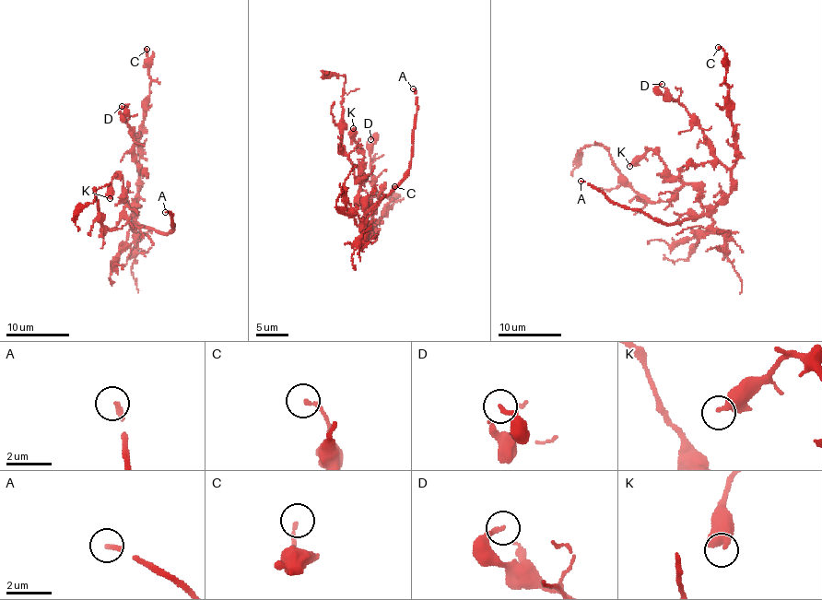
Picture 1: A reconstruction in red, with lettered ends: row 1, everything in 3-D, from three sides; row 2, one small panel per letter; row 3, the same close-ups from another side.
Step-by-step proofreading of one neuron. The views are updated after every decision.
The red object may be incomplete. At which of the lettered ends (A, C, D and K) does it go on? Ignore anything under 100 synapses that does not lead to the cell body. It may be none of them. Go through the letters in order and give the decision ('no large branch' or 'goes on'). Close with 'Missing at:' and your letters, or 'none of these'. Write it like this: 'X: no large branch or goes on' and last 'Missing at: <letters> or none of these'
A: goes on
C: no large branch
D: no large branch
K: no large branch
Missing at: A

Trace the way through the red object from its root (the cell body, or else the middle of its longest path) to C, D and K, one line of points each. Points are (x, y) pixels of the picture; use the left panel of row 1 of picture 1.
C: (131, 204), (132, 214), (135, 215), (139, 132), (144, 121), (144, 101), (149, 95), (151, 82), (146, 49)
D: (131, 204), (132, 214), (135, 215), (140, 170), (135, 160), (133, 130), (124, 120), (125, 110), (122, 106)
K: (131, 204), (123, 197), (123, 180), (115, 176), (111, 181), (110, 198)

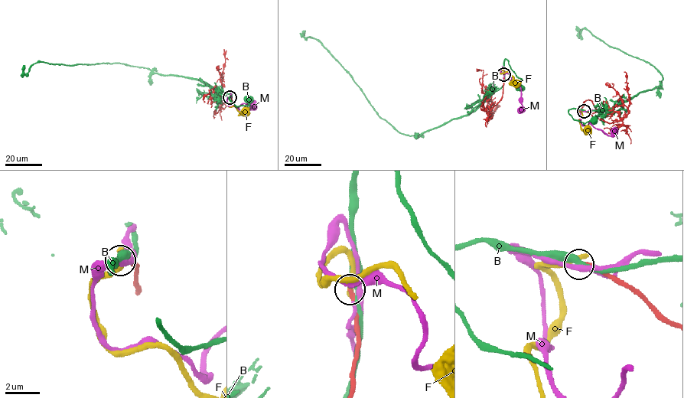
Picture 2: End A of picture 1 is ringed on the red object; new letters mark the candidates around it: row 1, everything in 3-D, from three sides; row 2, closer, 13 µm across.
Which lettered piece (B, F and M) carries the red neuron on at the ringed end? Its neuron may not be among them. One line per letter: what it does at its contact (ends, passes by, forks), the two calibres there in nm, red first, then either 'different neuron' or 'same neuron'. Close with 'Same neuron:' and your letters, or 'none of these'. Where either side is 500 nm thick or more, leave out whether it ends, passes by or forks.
B: it passes by; 200 nm thick on the red side, 280 nm on the other; different neuron
F: it ends there; 200 nm thick on the red side, 320 nm on the other; different neuron
M: it ends there; 220 nm thick on the red side, 180 nm on the other; different neuron
Same neuron: none of these

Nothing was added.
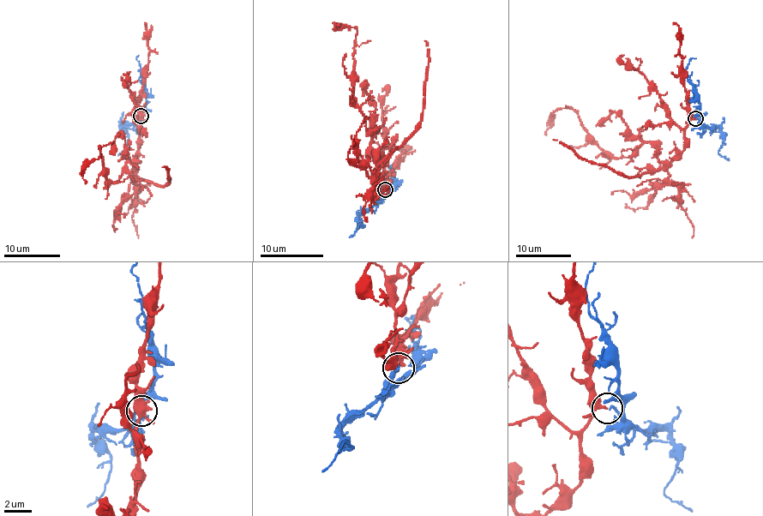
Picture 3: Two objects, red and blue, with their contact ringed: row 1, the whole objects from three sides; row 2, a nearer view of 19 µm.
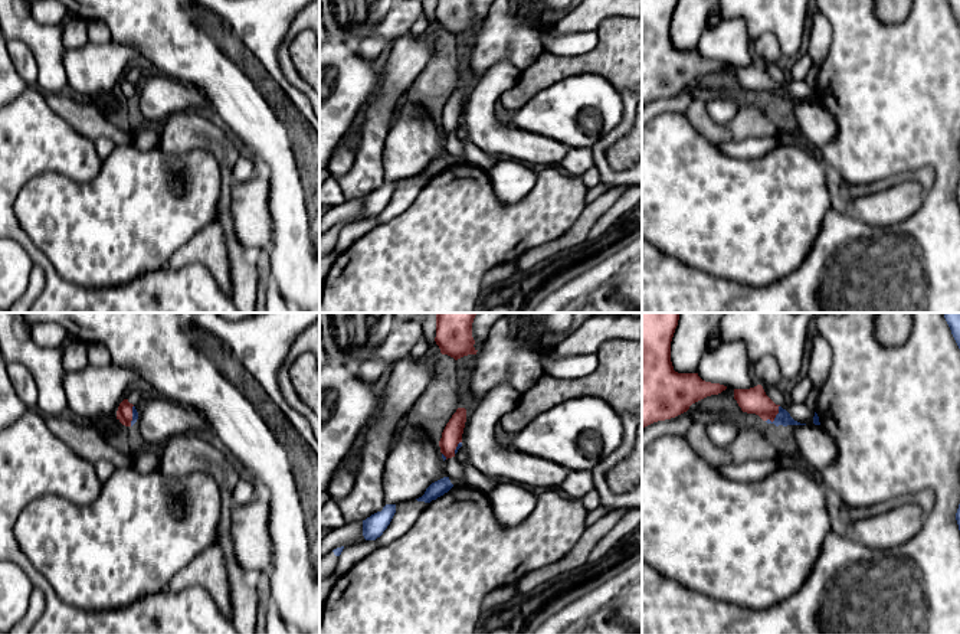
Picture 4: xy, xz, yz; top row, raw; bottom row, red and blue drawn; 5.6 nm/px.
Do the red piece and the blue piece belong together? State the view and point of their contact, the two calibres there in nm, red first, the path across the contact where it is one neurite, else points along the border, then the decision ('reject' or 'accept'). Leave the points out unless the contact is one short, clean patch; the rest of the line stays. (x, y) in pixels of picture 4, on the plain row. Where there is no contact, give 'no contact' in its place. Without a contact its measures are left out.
yz (775, 94) | 140/80 nm | along yz (779, 82), (776, 94), (772, 98), (766, 98) | reject

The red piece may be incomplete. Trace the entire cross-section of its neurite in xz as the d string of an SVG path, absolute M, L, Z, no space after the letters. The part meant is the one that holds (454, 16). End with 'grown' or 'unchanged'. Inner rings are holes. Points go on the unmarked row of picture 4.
M436 0L435 19L442 32L455 37L478 29L474 24L472 0Z; unchanged

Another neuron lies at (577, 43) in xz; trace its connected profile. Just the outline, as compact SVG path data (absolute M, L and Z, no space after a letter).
M556 27L540 30L540 39L544 52L556 56L581 56L599 45L597 32L577 32L573 35L560 35Z

